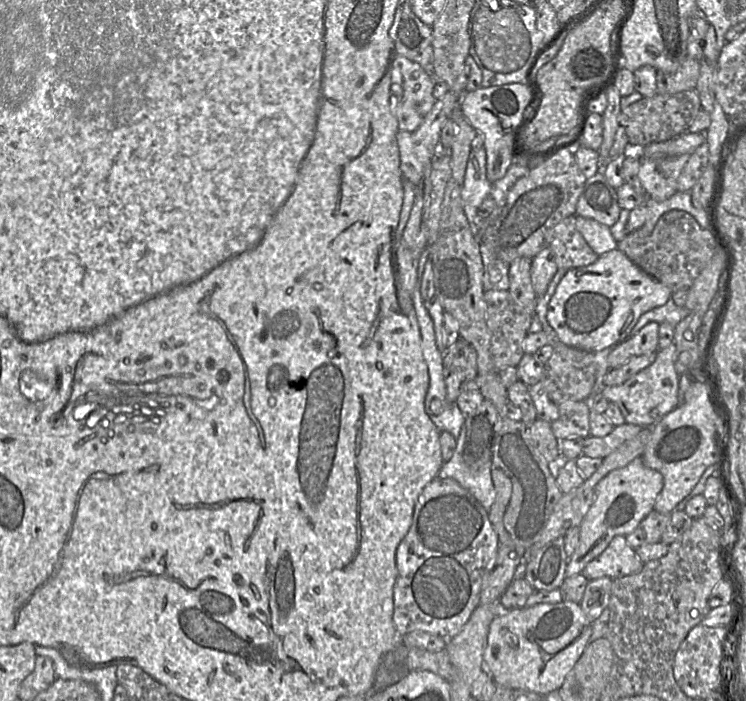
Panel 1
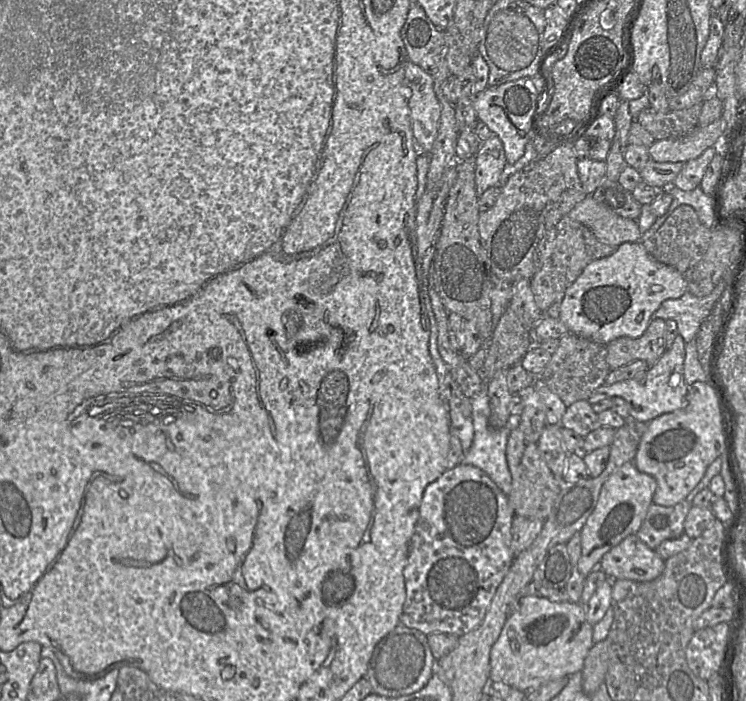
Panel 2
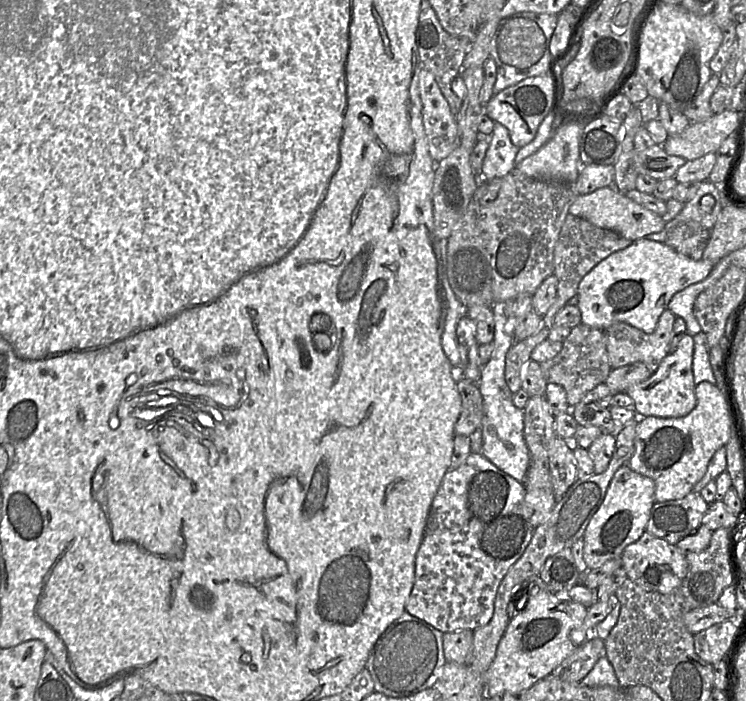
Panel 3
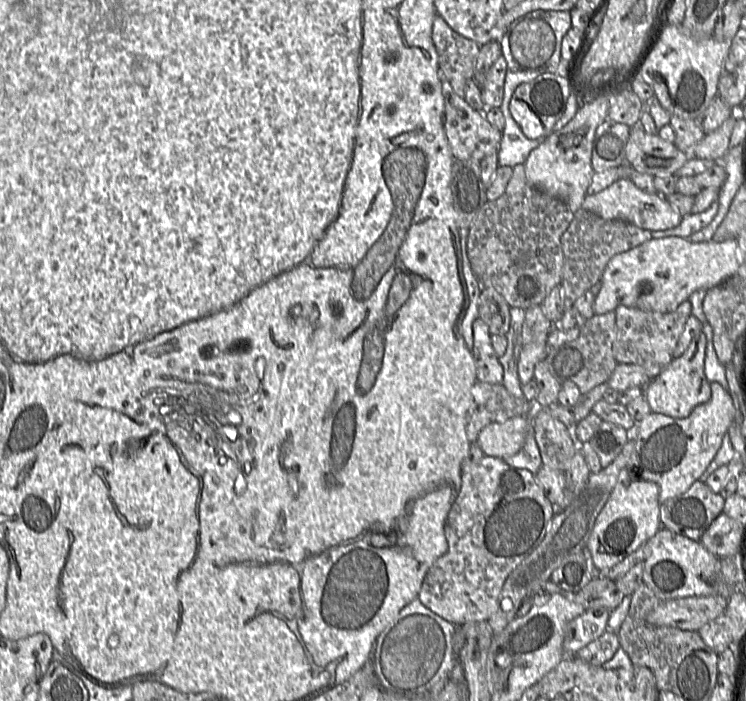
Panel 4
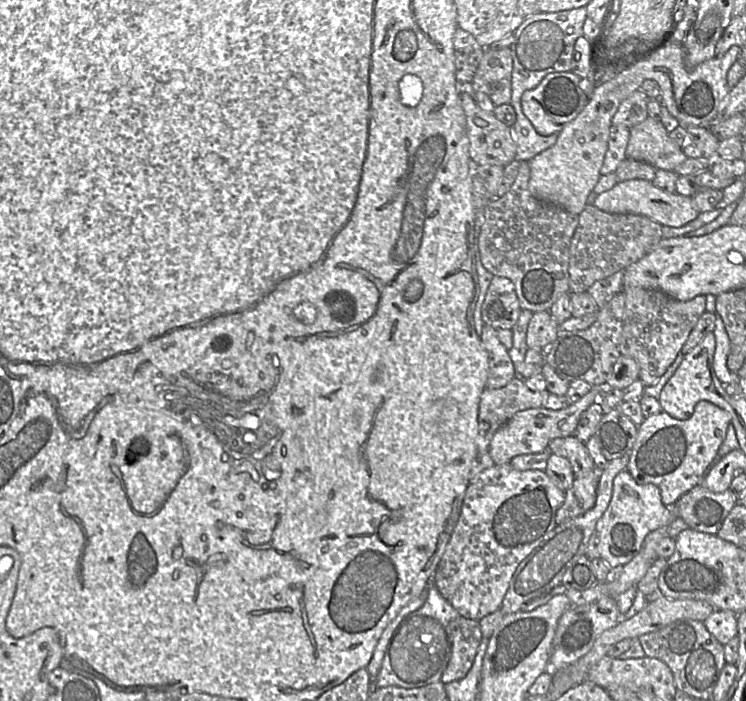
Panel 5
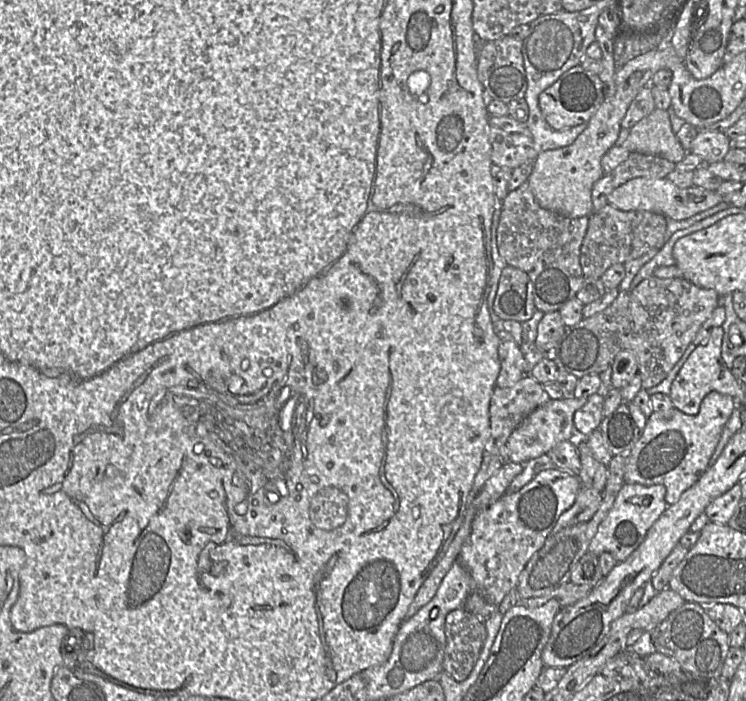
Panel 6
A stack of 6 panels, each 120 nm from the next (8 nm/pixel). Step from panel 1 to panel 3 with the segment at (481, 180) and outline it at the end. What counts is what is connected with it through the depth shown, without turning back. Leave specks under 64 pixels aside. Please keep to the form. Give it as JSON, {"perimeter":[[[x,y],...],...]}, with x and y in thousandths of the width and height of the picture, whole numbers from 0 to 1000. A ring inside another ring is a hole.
{"perimeter":[[[664,175],[641,250],[642,260],[678,251],[692,237],[690,224],[694,215],[696,211],[685,203],[680,183]]]}

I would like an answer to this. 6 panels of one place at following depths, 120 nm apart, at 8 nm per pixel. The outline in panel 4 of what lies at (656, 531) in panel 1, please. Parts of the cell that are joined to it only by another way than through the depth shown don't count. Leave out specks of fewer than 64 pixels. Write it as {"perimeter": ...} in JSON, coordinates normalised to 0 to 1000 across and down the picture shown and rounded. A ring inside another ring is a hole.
{"perimeter":[[[934,685],[920,702],[885,720],[886,753],[938,772],[952,748],[969,730],[972,713],[965,703],[957,703],[946,689]]]}

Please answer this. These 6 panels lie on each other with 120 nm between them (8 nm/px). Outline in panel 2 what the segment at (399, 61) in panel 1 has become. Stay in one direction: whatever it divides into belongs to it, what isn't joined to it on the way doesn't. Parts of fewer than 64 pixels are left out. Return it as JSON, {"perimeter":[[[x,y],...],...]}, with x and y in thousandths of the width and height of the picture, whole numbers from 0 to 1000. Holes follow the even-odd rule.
{"perimeter":[[[547,87],[543,94],[543,111],[540,120],[550,127],[547,153],[550,155],[555,198],[564,220],[575,220],[586,194],[592,158],[592,151],[580,127],[580,113],[563,94]]]}

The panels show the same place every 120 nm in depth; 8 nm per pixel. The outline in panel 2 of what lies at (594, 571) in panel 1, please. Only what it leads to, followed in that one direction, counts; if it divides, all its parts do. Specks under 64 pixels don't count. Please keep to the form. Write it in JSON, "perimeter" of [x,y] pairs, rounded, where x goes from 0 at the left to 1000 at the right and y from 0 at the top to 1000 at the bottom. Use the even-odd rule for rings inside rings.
{"perimeter":[[[843,763],[808,792],[802,810],[819,827],[867,830],[887,819],[891,799],[853,763]]]}

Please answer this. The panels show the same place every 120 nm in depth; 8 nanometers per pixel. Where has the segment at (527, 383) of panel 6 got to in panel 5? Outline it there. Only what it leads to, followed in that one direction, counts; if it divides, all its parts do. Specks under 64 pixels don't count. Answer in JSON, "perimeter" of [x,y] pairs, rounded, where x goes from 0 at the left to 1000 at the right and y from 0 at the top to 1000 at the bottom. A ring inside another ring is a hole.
{"perimeter":[[[692,536],[673,553],[651,552],[647,556],[641,579],[638,635],[642,645],[654,645],[664,616],[688,592],[728,581],[728,561],[710,556],[704,542]]]}

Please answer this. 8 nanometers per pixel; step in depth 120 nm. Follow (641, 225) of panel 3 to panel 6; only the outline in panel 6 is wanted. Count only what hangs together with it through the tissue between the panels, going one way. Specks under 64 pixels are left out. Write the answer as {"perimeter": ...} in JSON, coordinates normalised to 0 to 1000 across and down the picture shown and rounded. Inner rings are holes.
{"perimeter":[[[855,252],[824,268],[815,280],[815,292],[834,301],[870,301],[890,307],[902,314],[918,314],[968,288],[966,278],[960,271],[928,265],[910,268],[894,254]]]}

